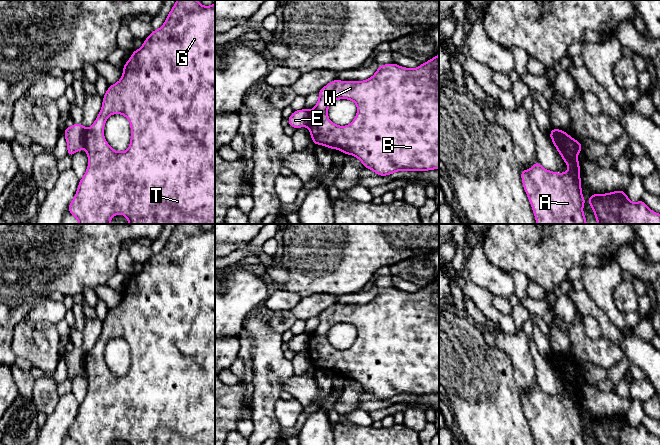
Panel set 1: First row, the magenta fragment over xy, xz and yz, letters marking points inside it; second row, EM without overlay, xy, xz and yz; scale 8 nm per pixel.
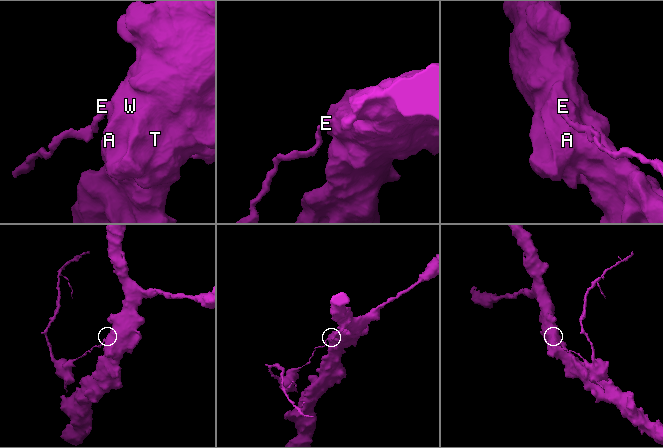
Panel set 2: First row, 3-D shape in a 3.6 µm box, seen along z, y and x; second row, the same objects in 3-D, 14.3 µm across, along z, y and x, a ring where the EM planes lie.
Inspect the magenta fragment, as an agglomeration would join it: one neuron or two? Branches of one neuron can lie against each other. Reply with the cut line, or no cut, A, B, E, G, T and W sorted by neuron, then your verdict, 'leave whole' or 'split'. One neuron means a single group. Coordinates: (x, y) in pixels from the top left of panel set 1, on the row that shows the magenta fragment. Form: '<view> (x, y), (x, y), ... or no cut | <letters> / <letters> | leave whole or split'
xy (86, 129), (84, 147) | A B G T W / E | split

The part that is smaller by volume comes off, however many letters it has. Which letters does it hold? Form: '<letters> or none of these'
E

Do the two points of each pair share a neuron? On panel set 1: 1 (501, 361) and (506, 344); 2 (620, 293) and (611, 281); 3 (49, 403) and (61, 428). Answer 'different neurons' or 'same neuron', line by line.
1: different neurons
2: different neurons
3: different neurons

